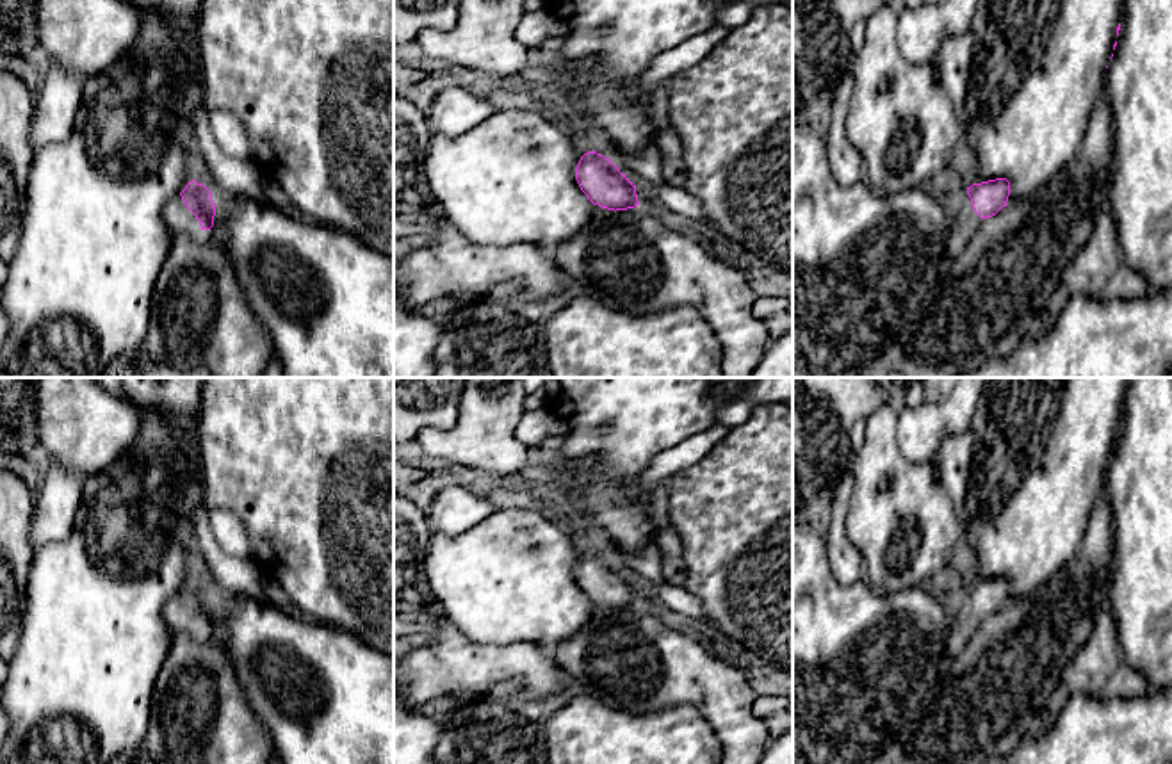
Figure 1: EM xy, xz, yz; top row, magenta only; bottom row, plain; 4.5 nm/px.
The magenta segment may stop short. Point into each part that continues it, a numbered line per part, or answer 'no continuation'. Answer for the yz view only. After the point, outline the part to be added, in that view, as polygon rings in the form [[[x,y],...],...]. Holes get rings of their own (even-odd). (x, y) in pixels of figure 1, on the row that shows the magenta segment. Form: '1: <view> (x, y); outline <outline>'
1: yz (966, 221); outline [[[962,191],[956,205],[953,207],[953,221],[944,248],[946,264],[964,249],[983,221],[985,219],[974,212],[967,191]]]

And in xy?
1: xy (180, 221); outline [[[176,194],[166,207],[164,207],[164,223],[169,232],[175,235],[194,235],[201,232],[199,221],[196,215],[185,207],[180,194]]]

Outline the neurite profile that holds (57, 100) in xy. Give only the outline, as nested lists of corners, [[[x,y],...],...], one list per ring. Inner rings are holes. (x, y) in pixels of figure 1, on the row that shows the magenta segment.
[[[59,64],[43,66],[45,80],[36,94],[30,144],[34,153],[73,135],[84,82]]]

